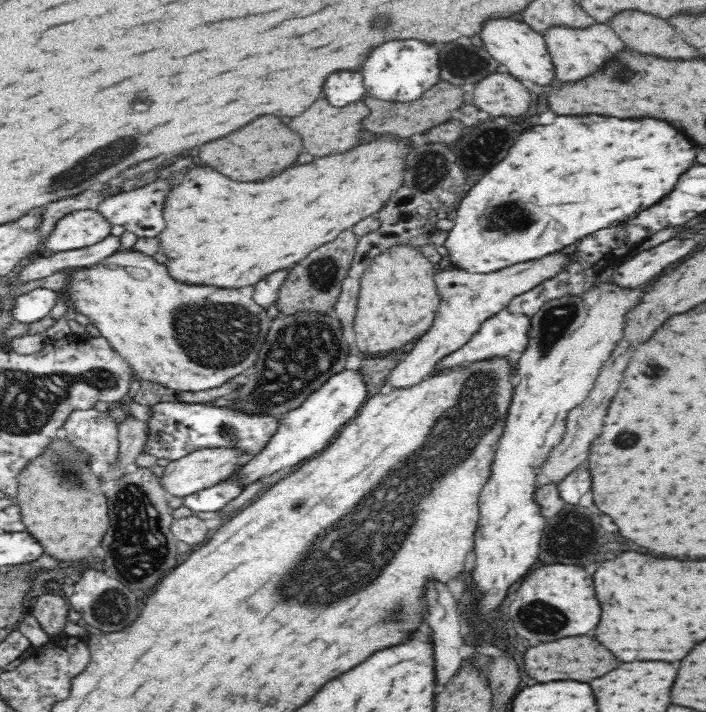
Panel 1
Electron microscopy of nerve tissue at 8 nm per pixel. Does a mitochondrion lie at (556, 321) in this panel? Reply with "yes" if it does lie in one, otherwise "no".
yes

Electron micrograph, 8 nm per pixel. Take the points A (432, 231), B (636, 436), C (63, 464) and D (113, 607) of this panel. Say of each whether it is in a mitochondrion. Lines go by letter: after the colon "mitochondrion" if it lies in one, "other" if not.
A: other
B: mitochondrion
C: mitochondrion
D: mitochondrion

